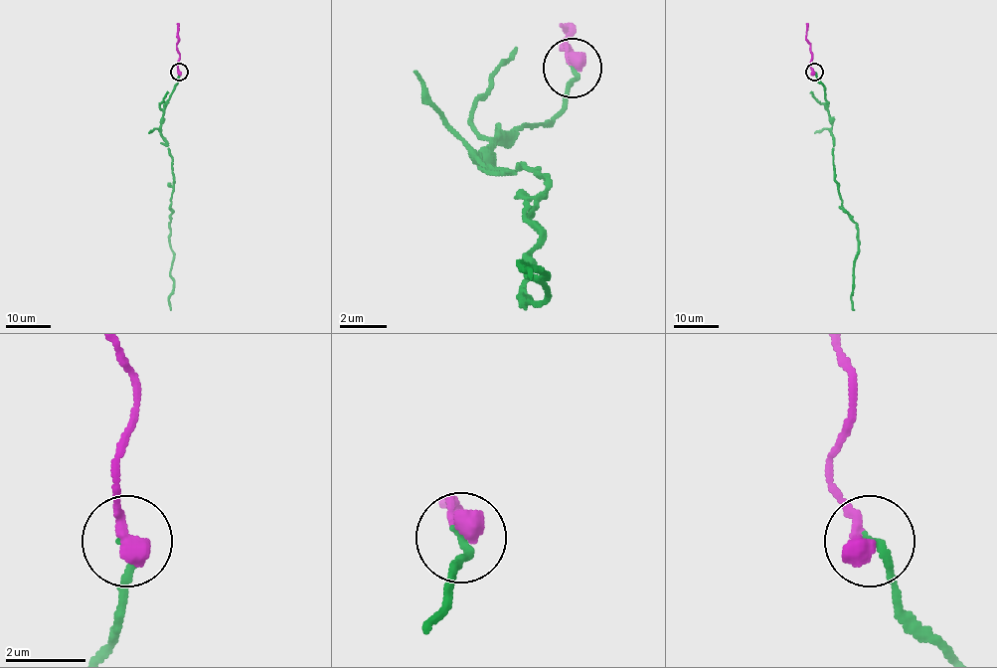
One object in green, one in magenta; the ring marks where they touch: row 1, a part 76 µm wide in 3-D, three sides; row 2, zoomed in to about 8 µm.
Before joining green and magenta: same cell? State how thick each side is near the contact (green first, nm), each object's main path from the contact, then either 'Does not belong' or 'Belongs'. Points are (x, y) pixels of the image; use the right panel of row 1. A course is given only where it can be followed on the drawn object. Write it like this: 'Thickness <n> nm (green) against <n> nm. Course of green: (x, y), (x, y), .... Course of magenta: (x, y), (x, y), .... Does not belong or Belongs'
Thickness 200 nm (green) against 550 nm. Course of green: (814, 72), (824, 87), (832, 125), (834, 181), (842, 208), (858, 231), (851, 300), (854, 310). Course of magenta: (813, 72), (806, 24). Belongs

